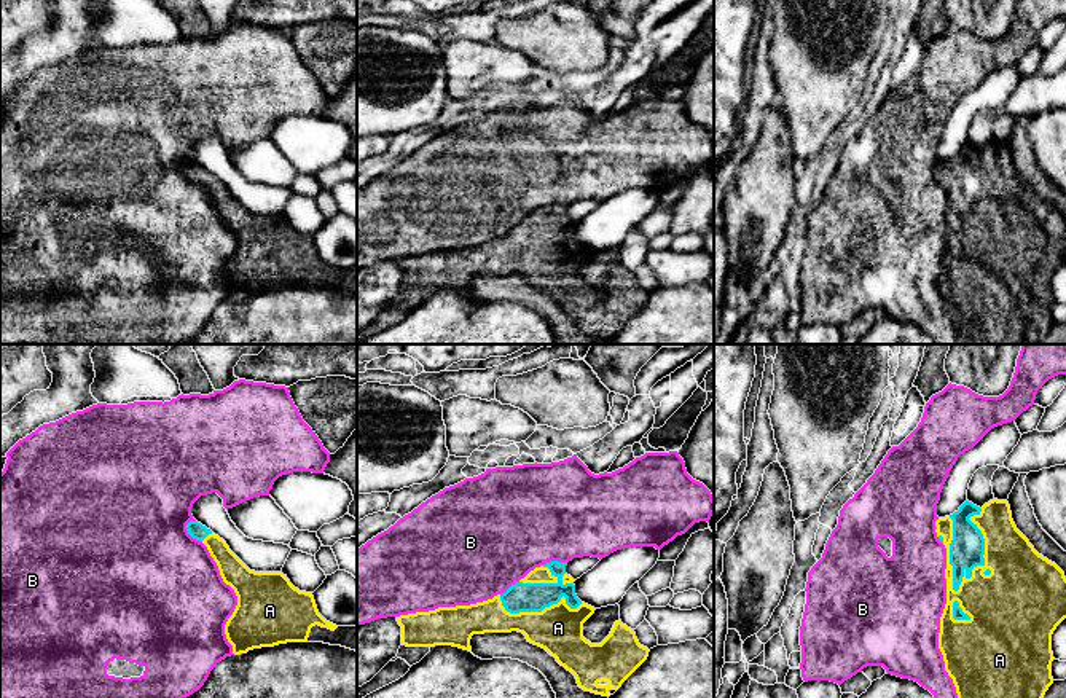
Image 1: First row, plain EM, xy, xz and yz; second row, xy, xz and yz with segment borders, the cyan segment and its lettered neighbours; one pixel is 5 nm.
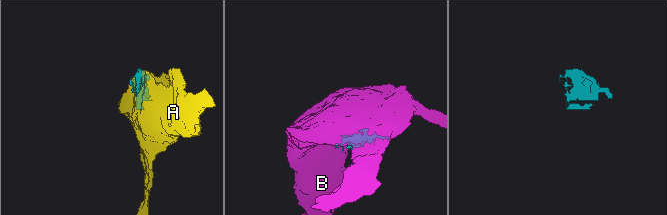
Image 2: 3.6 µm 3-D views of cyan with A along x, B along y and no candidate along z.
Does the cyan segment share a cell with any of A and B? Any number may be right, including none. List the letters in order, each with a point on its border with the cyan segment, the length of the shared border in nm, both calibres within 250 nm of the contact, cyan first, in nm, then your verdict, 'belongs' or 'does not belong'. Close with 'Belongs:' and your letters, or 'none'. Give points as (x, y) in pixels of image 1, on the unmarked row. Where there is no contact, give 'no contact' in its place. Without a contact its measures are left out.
A: yz (983, 196) | 440 nm | 180/340 nm | belongs
B: xy (188, 176) | 130 nm | 80/500 nm | does not belong
Belongs: A

